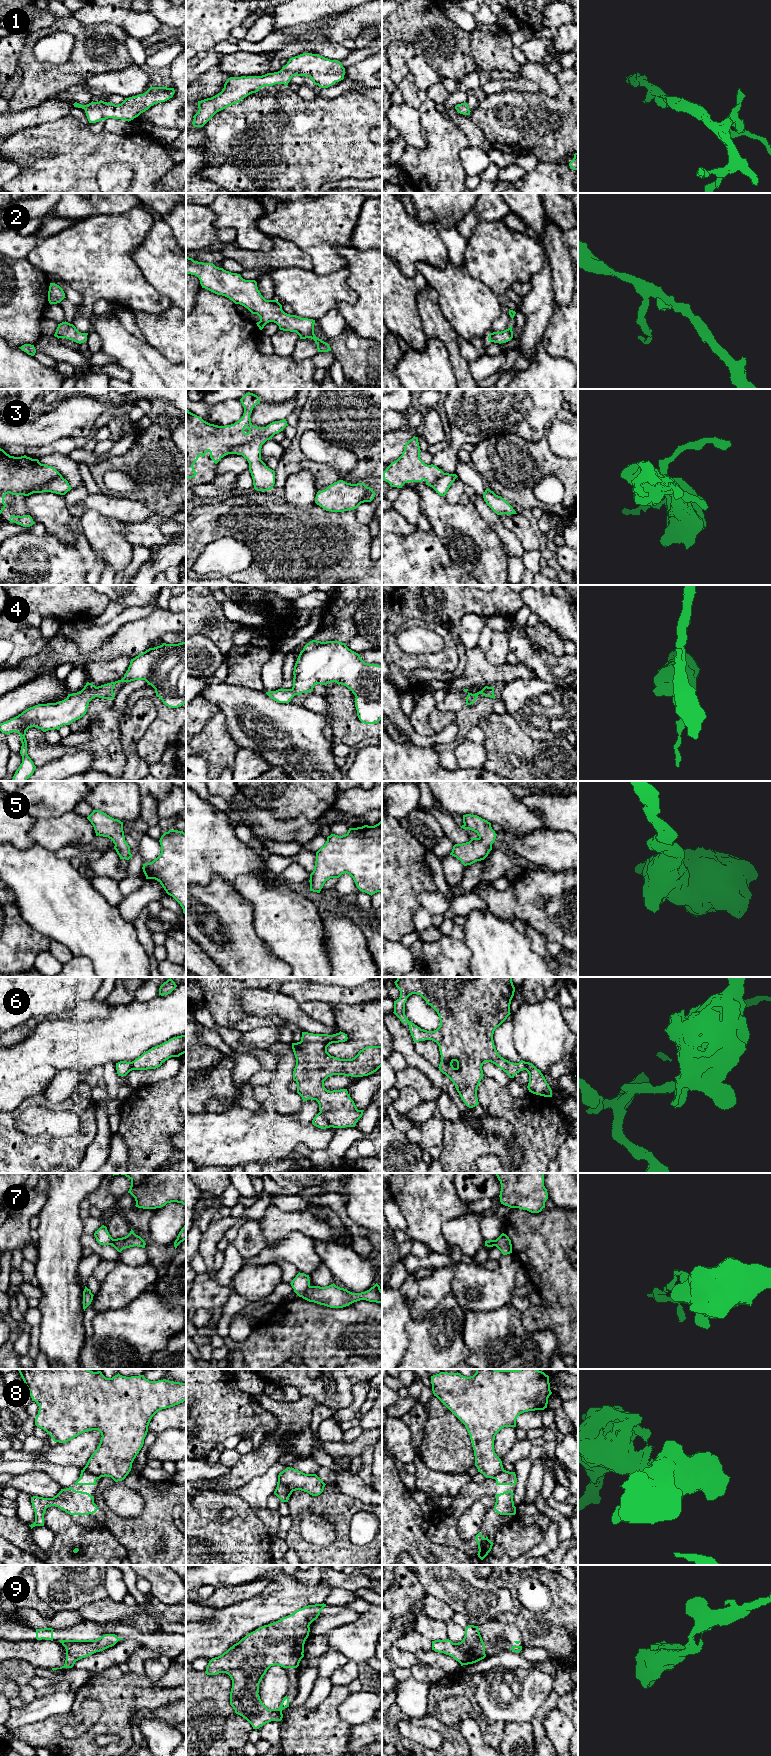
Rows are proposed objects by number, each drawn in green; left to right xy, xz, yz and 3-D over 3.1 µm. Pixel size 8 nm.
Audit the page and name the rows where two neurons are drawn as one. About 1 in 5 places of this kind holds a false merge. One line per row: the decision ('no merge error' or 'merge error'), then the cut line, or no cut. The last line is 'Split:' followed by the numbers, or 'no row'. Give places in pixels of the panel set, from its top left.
1: no merge error | no cut
2: no merge error | no cut
3: merge error | xz (265, 427), (265, 431), (261, 435), (233, 447), (228, 453)
4: no merge error | no cut
5: no merge error | no cut
6: merge error | xz (320, 1111), (331, 1126)
7: merge error | xz (309, 1285), (301, 1296)
8: merge error | xy (83, 1469), (95, 1474), (99, 1478)
9: no merge error | no cut
Split: 3, 6, 7, 8

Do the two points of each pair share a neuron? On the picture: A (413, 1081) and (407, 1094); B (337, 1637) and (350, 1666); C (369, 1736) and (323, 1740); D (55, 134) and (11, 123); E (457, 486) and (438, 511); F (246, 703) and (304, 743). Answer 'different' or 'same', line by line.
A: different
B: different
C: different
D: different
E: different
F: same

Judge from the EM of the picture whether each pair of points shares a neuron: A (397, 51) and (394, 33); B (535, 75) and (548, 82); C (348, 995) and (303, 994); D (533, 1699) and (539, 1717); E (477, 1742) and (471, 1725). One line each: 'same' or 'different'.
A: different
B: same
C: same
D: different
E: same

